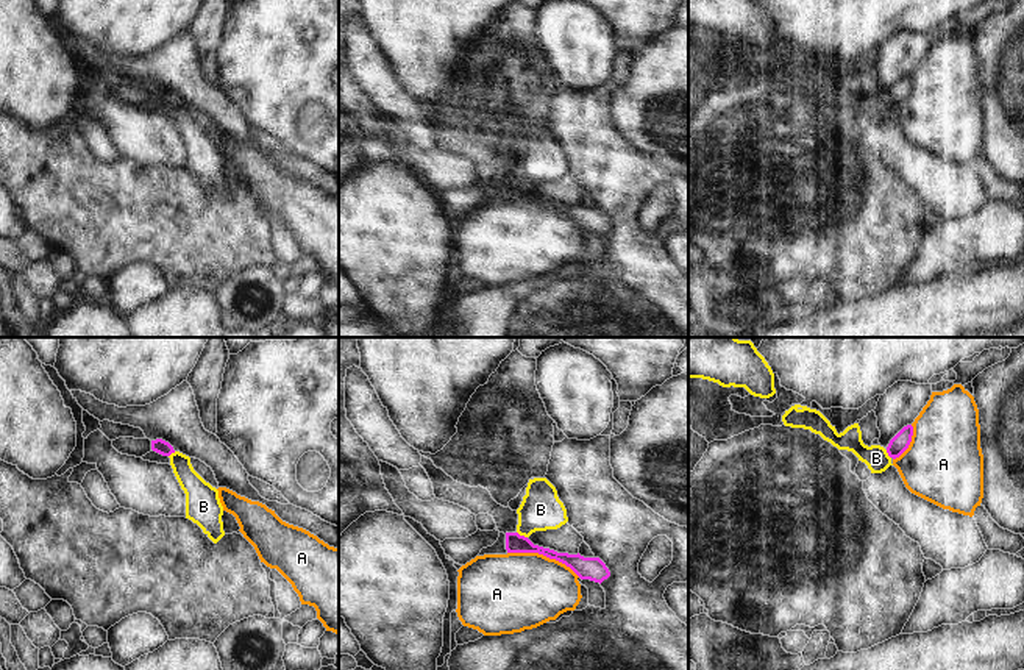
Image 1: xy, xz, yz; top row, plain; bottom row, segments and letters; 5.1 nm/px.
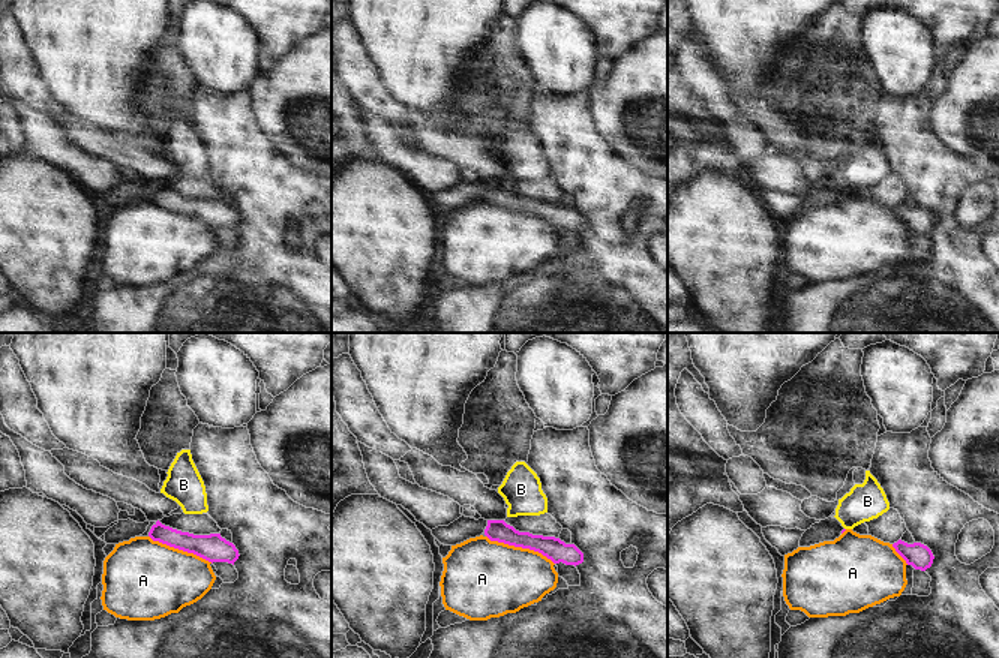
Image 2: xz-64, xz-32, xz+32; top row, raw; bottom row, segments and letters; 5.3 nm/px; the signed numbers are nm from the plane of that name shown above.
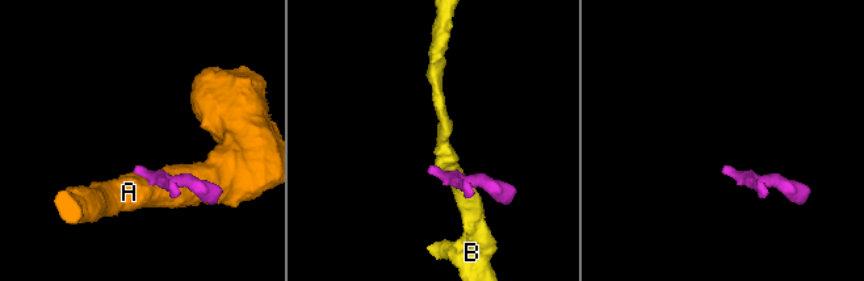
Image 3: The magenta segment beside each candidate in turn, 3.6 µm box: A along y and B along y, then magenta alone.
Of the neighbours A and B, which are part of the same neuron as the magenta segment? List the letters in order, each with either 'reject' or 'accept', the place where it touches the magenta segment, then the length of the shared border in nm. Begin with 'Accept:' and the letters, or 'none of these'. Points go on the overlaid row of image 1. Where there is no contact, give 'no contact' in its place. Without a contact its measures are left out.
Accept: none of these
A: reject | xz (544, 555) | 400 nm
B: reject | xz (522, 536) | 70 nm

